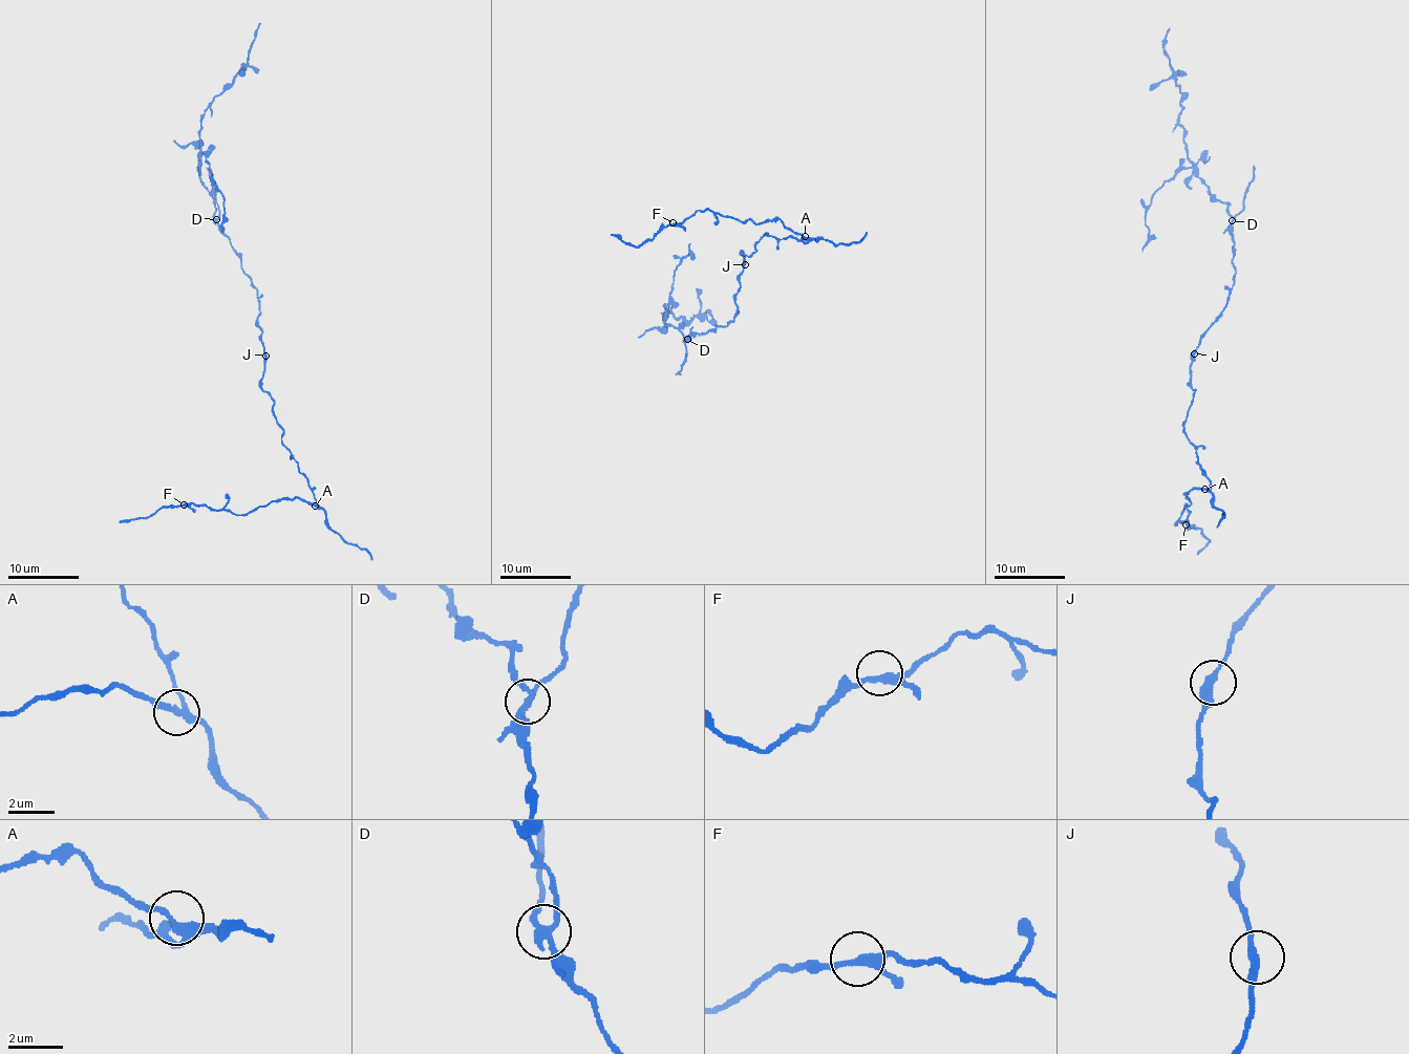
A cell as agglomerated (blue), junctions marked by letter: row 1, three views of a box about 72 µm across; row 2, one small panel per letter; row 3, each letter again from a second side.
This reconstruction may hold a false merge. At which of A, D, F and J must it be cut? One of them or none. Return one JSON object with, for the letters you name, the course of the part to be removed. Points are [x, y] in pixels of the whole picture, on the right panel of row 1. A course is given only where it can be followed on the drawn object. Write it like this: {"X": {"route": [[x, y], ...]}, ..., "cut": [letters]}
{"D": {"route": [[1232, 221], [1229, 205], [1210, 193], [1188, 156], [1178, 113], [1183, 94], [1164, 40], [1169, 28]]}, "cut": ["D"]}

